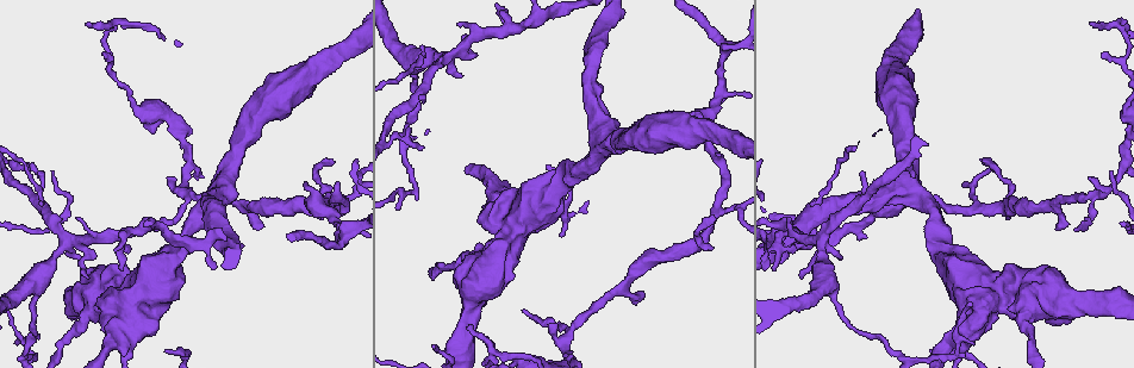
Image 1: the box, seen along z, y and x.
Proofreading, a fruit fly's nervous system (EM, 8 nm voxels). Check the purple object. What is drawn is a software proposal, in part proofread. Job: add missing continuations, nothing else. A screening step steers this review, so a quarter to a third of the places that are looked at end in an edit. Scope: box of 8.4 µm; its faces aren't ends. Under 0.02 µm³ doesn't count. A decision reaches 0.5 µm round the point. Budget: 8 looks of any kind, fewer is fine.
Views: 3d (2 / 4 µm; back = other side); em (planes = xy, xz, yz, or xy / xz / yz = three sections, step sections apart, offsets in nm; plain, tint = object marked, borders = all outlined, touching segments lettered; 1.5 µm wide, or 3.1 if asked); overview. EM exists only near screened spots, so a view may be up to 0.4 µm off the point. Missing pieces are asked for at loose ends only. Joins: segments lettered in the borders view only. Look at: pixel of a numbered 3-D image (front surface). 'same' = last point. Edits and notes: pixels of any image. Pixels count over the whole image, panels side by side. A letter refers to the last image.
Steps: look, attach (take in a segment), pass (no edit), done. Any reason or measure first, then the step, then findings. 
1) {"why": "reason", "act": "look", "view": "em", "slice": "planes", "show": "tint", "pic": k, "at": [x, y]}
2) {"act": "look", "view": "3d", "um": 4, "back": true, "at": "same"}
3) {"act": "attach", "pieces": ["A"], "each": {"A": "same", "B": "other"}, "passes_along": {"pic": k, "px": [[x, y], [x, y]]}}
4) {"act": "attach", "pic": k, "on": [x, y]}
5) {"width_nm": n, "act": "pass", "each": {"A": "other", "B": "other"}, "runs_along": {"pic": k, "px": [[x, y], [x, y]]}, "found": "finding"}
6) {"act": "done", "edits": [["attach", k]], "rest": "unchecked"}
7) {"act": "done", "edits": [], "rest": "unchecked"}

{"why": "tapers out", "act": "look", "view": "em", "slice": "planes", "show": "borders", "pic": 1, "at": [461, 75]}

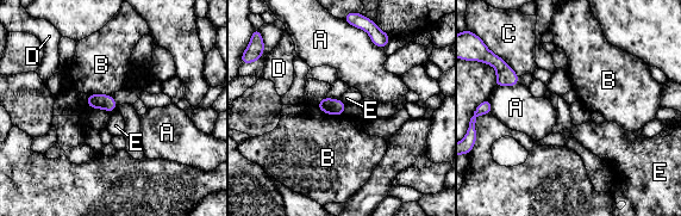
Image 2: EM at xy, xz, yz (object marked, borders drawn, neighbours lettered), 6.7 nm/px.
{"width_nm": 100, "act": "pass", "each": {"A": "other", "B": "other", "C": "other", "D": "other", "E": "other"}, "found": "none of them fits"}

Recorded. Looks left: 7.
{"why": "an open end", "act": "look", "view": "3d", "um": 4, "pic": 1, "at": [915, 176]}

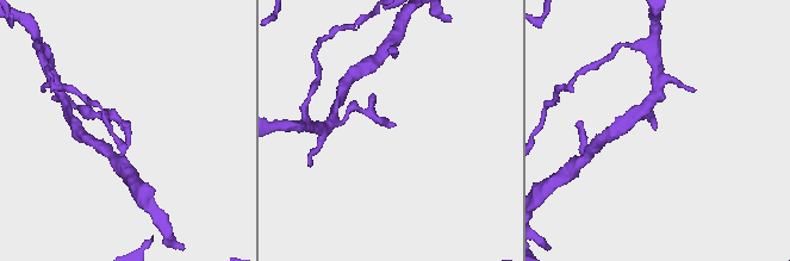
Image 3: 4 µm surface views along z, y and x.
{"why": "need the tissue", "act": "look", "view": "em", "slice": "xy", "step": 8, "show": "tint", "pic": 3, "at": [120, 128]}

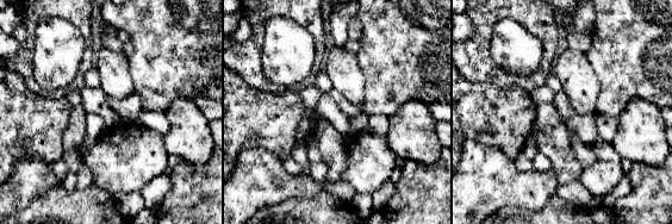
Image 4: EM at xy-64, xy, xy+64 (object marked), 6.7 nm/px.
{"act": "look", "view": "em", "slice": "xz", "step": 8, "show": "borders", "at": "same"}

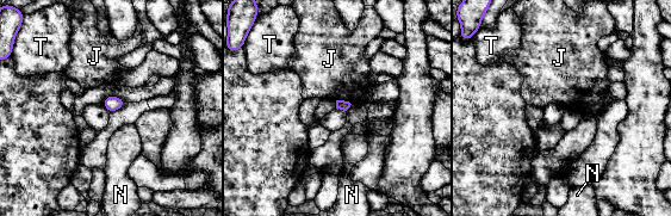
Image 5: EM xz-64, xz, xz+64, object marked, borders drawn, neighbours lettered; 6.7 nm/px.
{"act": "pass", "each": {"J": "other", "N": "other", "T": "other"}, "border": {"pic": 5, "px": [[335, 100], [347, 100], [350, 104]]}, "found": "no lettered segment goes on from it"}

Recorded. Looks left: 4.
{"act": "look", "view": "em", "slice": "planes", "show": "plain", "pic": 1, "at": [550, 323]}

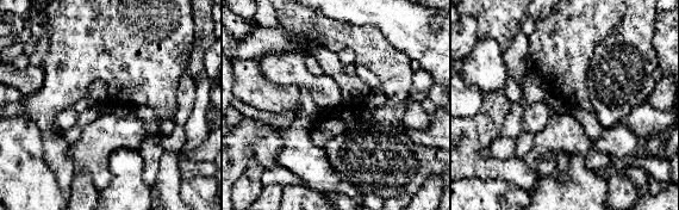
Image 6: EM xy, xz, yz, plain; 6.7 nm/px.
{"why": "what lies round it", "act": "look", "view": "em", "slice": "planes", "show": "borders", "at": "same"}

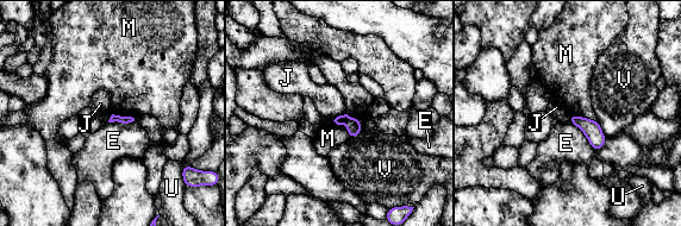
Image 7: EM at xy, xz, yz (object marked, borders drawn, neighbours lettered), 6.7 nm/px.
{"act": "pass", "each": {"E": "other", "J": "other", "M": "other", "U": "other", "V": "other"}, "border": {"pic": 7, "px": [[347, 113], [339, 114], [333, 120]]}, "found": "no lettered segment goes on from it"}

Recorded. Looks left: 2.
{"act": "done", "edits": [], "rest": "unchecked"}

